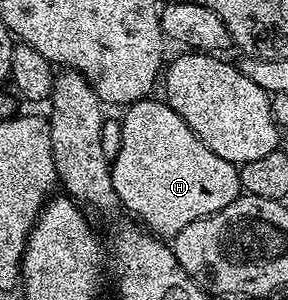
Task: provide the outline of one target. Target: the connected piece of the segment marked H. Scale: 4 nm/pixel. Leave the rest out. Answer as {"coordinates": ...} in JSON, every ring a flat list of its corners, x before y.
{"coordinates":[[154,99,138,100,123,111,126,113,121,113,120,154,116,154,111,163,110,173,119,201,124,208,126,204,128,211,135,212,143,220,141,223,145,231,159,238,173,238,189,223,224,210,239,197,242,183,238,177,239,165,220,158,220,154,212,154,212,150,204,146,188,122,184,122,184,118,180,118,180,114,176,114,176,110,172,110,165,99]]}

